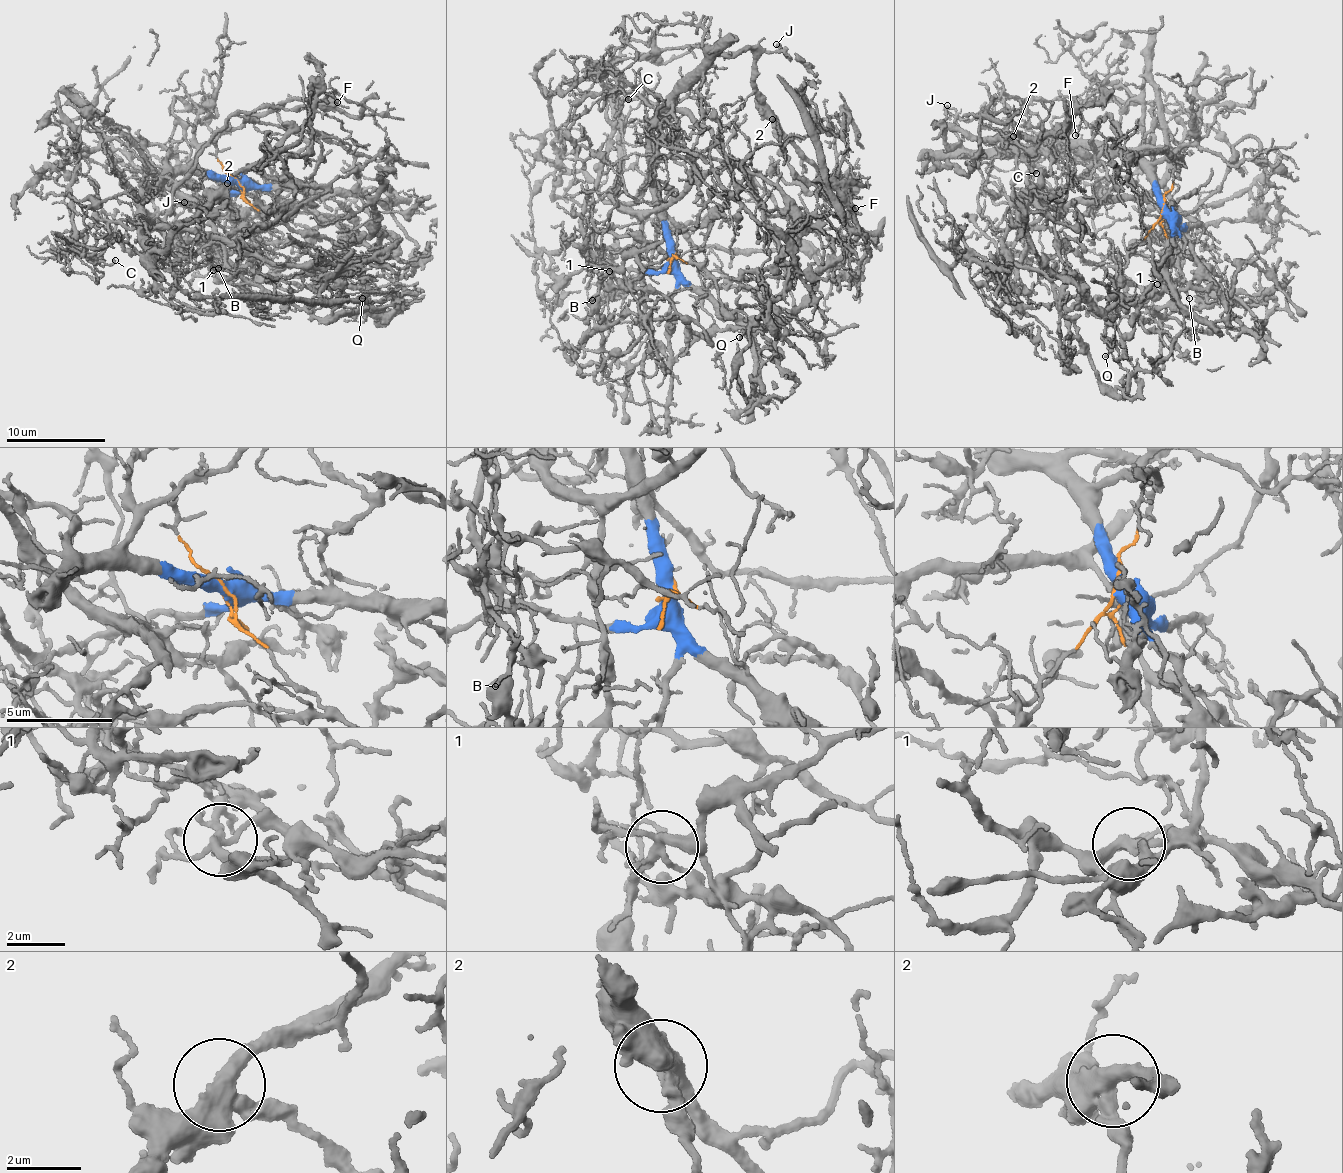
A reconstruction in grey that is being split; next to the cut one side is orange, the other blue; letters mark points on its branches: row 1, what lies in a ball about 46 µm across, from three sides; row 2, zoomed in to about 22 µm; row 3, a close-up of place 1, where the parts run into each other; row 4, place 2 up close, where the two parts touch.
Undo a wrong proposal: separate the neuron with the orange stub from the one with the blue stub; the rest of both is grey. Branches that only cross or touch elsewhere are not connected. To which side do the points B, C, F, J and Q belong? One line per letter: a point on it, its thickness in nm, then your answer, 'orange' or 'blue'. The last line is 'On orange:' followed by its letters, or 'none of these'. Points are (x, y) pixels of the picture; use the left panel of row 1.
B: at (218, 268); 130 nm thick; blue
C: at (115, 260); 150 nm thick; blue
F: at (337, 102); 140 nm thick; blue
J: at (184, 202); 220 nm thick; blue
Q: at (362, 298); 130 nm thick; blue
On orange: none of these

